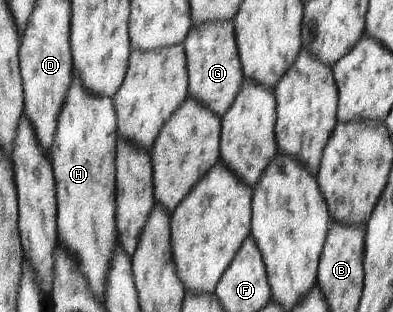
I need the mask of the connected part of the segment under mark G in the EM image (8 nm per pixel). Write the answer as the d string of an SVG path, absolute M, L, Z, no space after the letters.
M235 20L198 25L190 31L184 42L188 56L190 97L200 101L221 118L236 102L246 78L237 43Z

